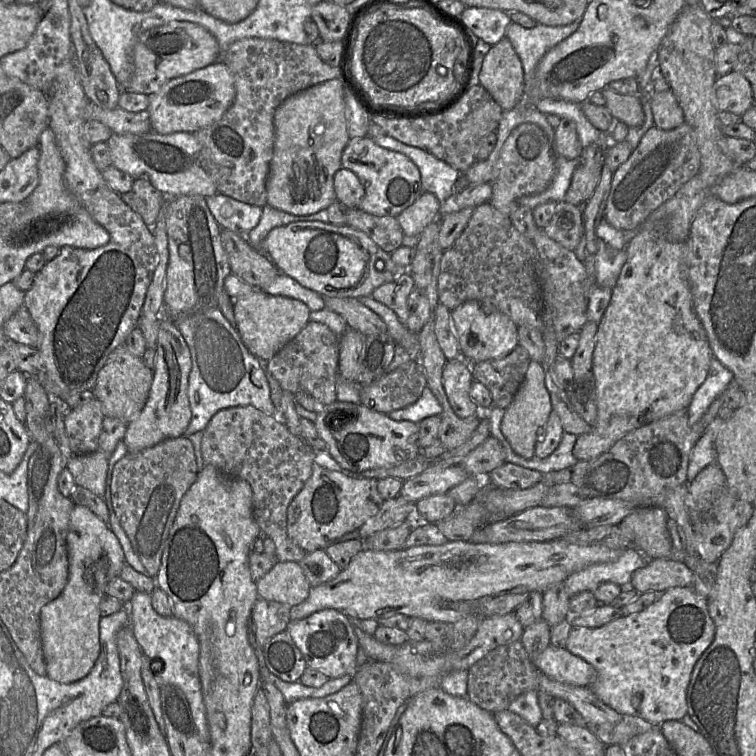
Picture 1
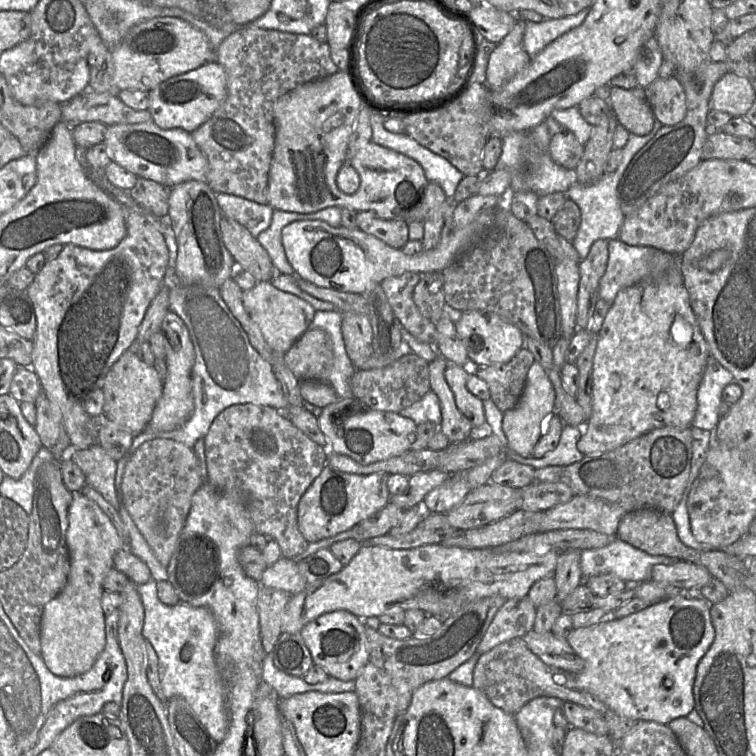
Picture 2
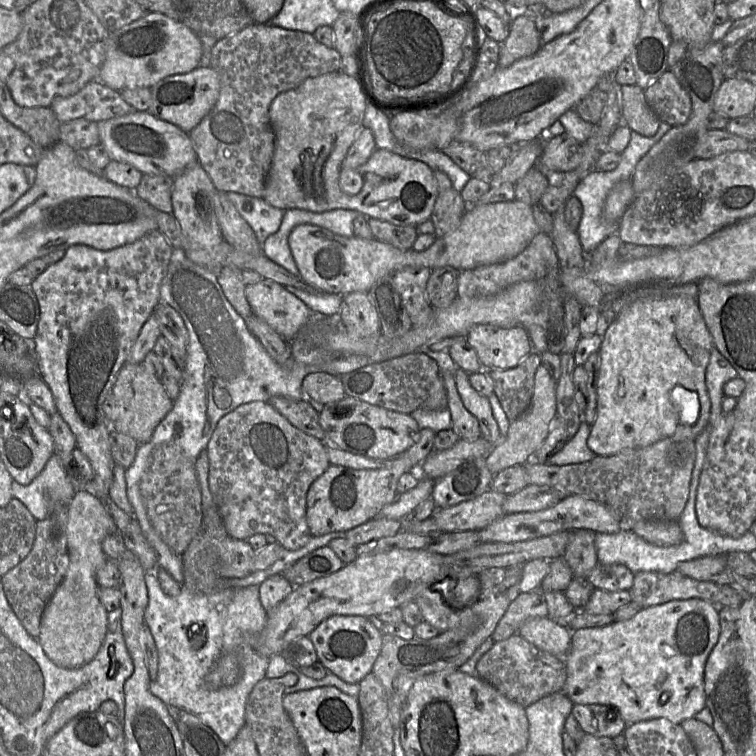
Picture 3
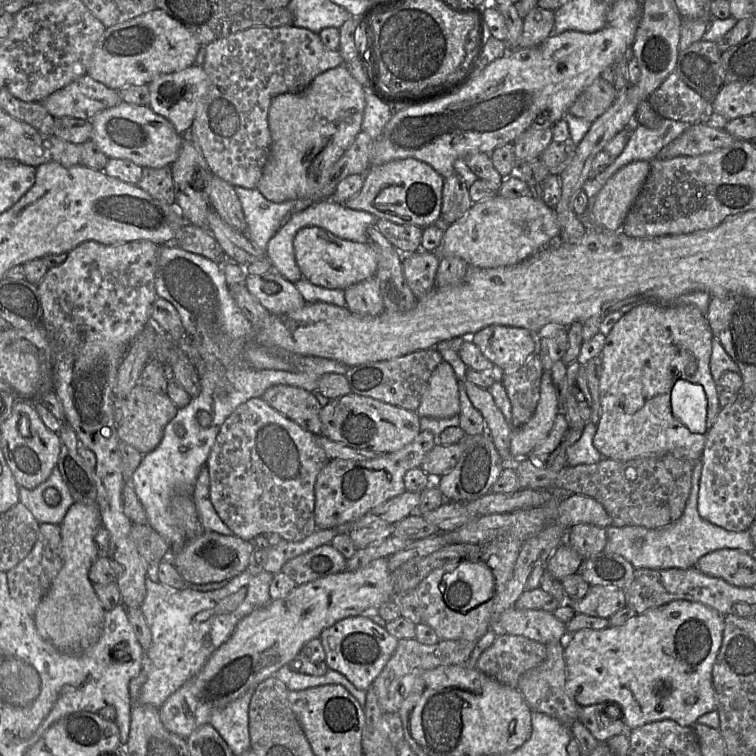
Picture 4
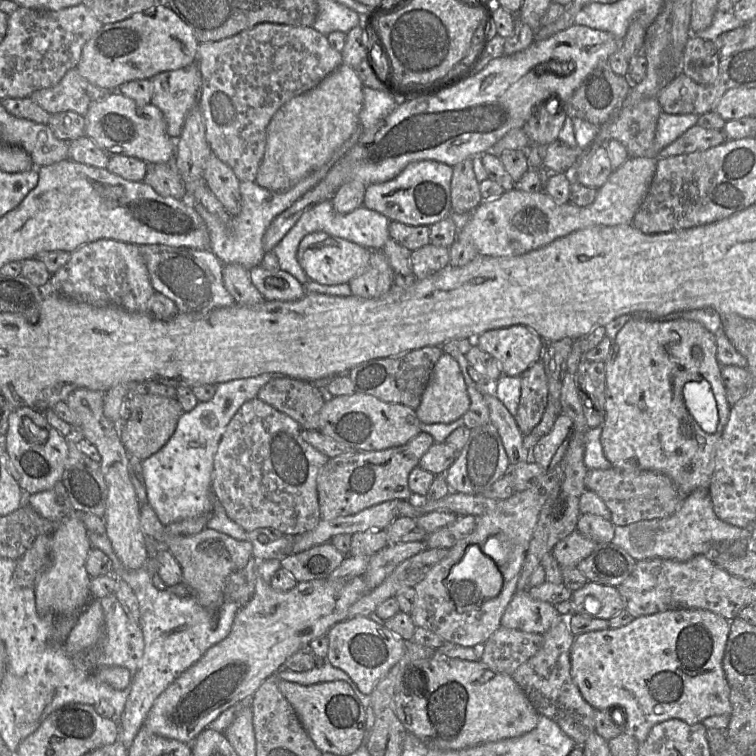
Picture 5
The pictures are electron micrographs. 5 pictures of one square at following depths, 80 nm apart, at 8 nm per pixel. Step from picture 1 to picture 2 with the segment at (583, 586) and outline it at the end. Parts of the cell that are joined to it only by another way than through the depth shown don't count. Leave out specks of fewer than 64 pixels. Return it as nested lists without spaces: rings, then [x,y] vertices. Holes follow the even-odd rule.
[[[615,536],[605,547],[581,551],[580,566],[584,579],[613,574],[634,585],[650,580],[655,565],[670,565],[678,561],[668,556],[650,555]]]

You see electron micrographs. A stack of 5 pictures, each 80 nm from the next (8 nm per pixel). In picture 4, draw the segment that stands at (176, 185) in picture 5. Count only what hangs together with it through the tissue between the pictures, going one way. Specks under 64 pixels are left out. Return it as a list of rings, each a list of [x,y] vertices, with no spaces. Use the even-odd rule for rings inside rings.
[[[171,165],[160,168],[144,167],[142,178],[137,185],[153,198],[168,205],[175,205]]]

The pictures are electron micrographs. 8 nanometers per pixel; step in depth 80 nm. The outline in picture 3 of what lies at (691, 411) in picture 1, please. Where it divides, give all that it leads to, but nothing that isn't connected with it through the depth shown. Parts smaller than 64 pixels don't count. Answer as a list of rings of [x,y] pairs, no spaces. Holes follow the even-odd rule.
[[[713,345],[705,373],[705,384],[711,401],[707,427],[722,415],[723,385],[735,377],[737,377],[737,372],[734,367]]]

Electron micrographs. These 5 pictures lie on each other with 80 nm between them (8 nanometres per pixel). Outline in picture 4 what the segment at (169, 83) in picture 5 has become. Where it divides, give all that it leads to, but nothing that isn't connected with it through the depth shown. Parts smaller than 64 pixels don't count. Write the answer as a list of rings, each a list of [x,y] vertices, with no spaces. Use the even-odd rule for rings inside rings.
[[[194,64],[179,72],[158,76],[148,84],[150,91],[150,108],[158,115],[166,118],[180,135],[189,135],[198,105],[206,96],[209,79],[203,67]]]

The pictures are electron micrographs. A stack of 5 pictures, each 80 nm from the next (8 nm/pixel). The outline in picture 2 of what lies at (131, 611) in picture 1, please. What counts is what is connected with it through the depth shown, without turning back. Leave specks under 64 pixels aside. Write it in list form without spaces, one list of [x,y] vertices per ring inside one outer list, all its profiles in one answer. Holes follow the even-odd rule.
[[[157,582],[139,585],[138,592],[144,608],[144,639],[154,648],[159,659],[160,688],[163,700],[183,698],[212,738],[220,743],[229,726],[227,691],[217,669],[213,650],[217,641],[217,624],[206,608],[178,602],[167,606],[157,596]]]

